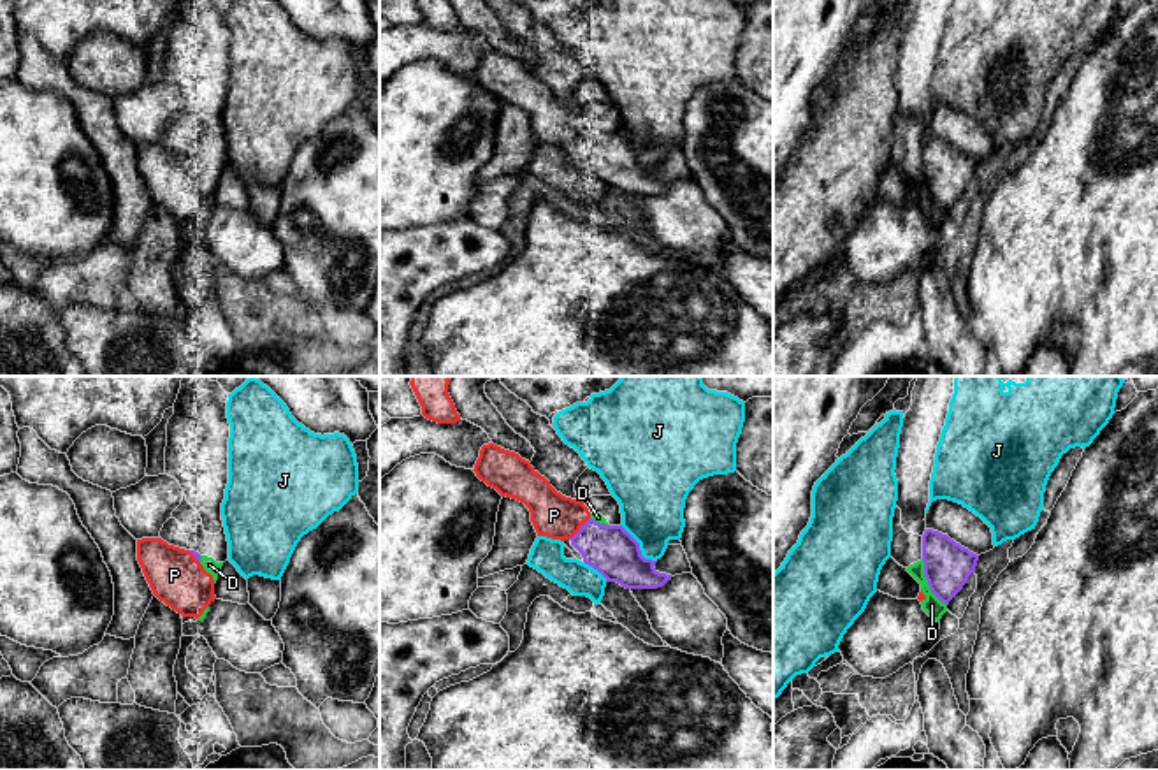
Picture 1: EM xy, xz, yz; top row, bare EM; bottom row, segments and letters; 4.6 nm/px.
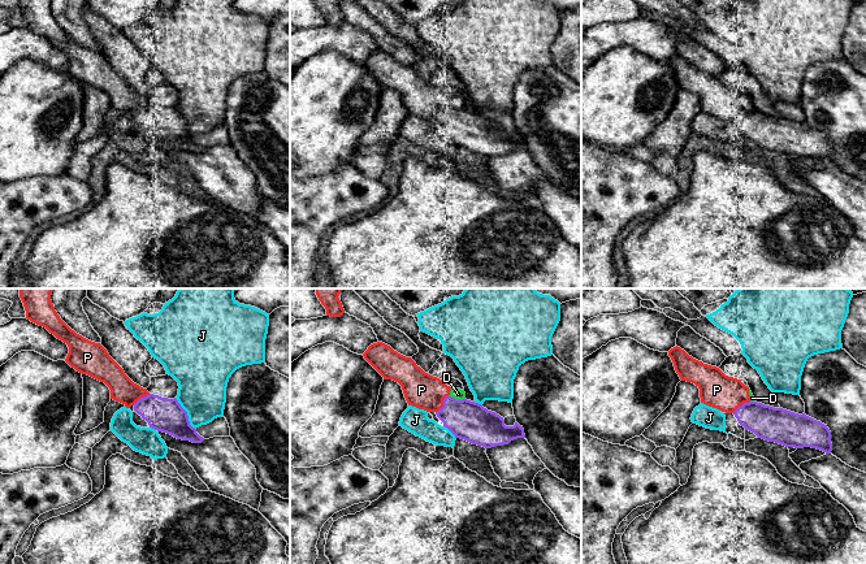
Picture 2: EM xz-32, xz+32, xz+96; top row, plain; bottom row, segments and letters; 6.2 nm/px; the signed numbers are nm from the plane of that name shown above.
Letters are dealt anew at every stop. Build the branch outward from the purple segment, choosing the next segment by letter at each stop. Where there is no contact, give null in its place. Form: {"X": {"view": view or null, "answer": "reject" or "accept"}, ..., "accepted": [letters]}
{"D": {"view": "yz", "answer": "reject"}, "J": {"view": "xz", "answer": "reject"}, "P": {"view": "xz", "answer": "accept"}, "accepted": ["P"]}

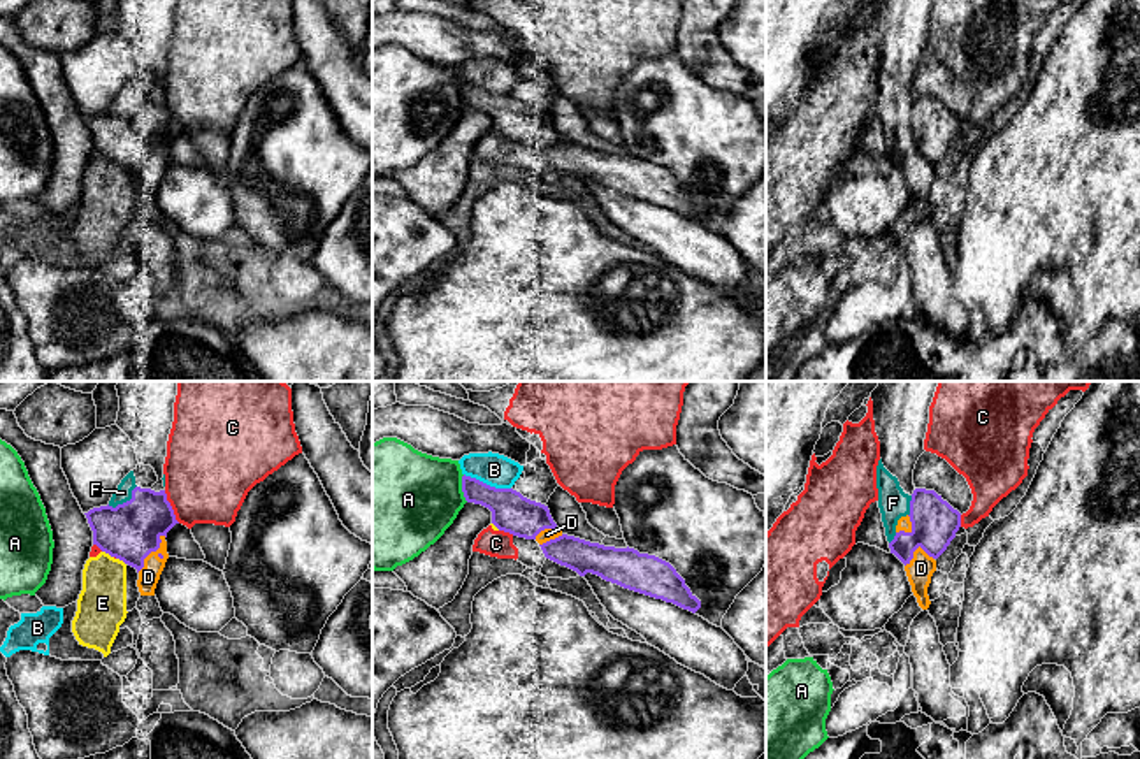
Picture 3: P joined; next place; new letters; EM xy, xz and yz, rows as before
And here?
{"A": {"view": "xz", "answer": "reject"}, "B": {"view": "xz", "answer": "reject"}, "C": {"view": "xy", "answer": "reject"}, "D": {"view": "xy", "answer": "reject"}, "E": {"view": "xy", "answer": "reject"}, "F": {"view": "xy", "answer": "reject"}, "accepted": []}

